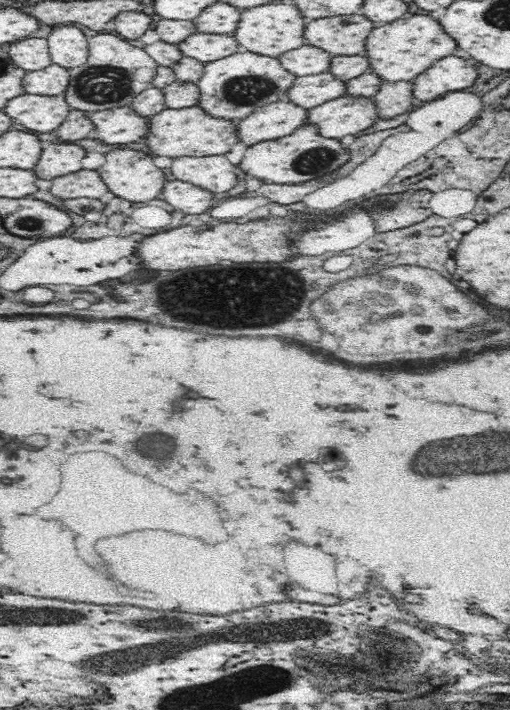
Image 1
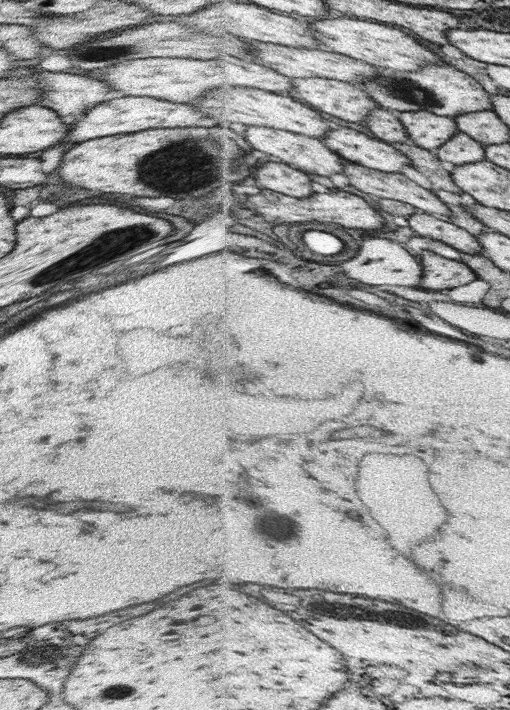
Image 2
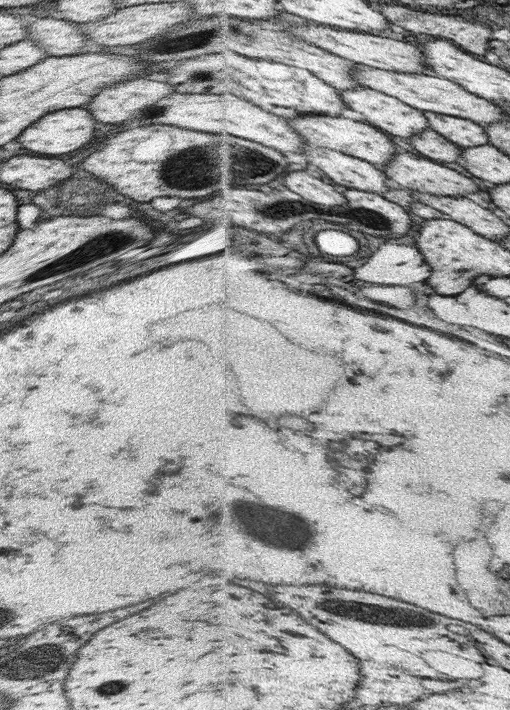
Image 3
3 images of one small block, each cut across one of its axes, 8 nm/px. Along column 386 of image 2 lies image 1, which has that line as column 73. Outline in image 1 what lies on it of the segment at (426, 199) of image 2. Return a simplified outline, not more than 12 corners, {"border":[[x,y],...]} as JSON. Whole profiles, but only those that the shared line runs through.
{"border":[[78,170],[48,184],[52,194],[77,199],[109,192],[99,170]]}

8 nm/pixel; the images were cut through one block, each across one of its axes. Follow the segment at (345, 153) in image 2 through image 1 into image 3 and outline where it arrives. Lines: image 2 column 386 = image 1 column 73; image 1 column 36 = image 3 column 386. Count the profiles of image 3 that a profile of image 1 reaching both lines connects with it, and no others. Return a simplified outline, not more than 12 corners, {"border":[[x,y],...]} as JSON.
{"border":[[402,152],[379,166],[399,186],[440,196],[480,190],[468,176]]}

